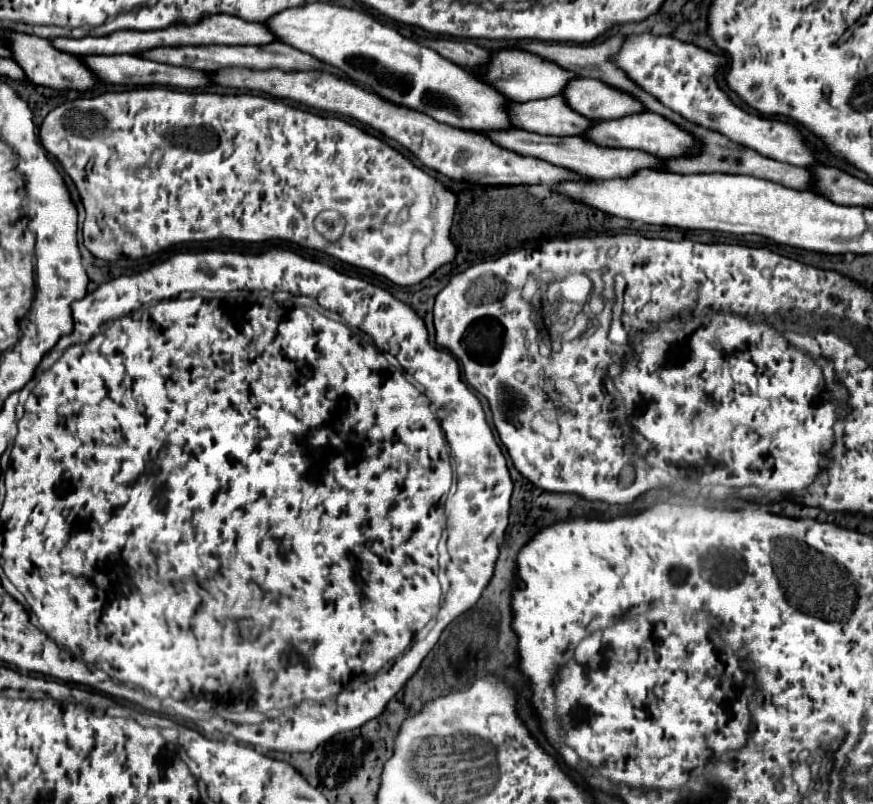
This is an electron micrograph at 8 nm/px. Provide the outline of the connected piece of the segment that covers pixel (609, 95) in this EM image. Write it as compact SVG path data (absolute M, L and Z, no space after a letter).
M576 78L562 90L562 98L568 98L574 110L586 114L586 118L594 118L594 122L614 120L642 110L642 106L628 94L592 78Z

